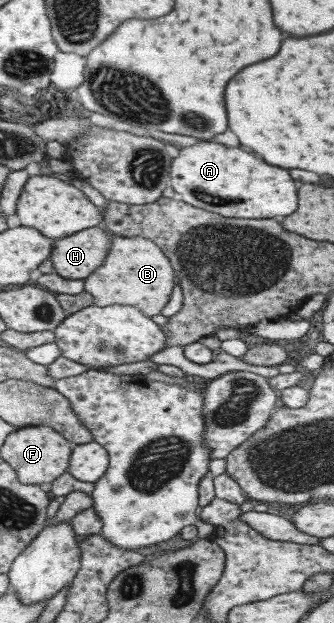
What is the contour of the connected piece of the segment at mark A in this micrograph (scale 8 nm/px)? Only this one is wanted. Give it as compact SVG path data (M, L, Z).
M200 140L191 146L182 147L178 155L171 159L168 178L168 185L180 201L223 217L274 219L276 216L288 216L297 209L297 192L286 170L268 166L252 154L242 152L242 148L224 147L216 141Z

